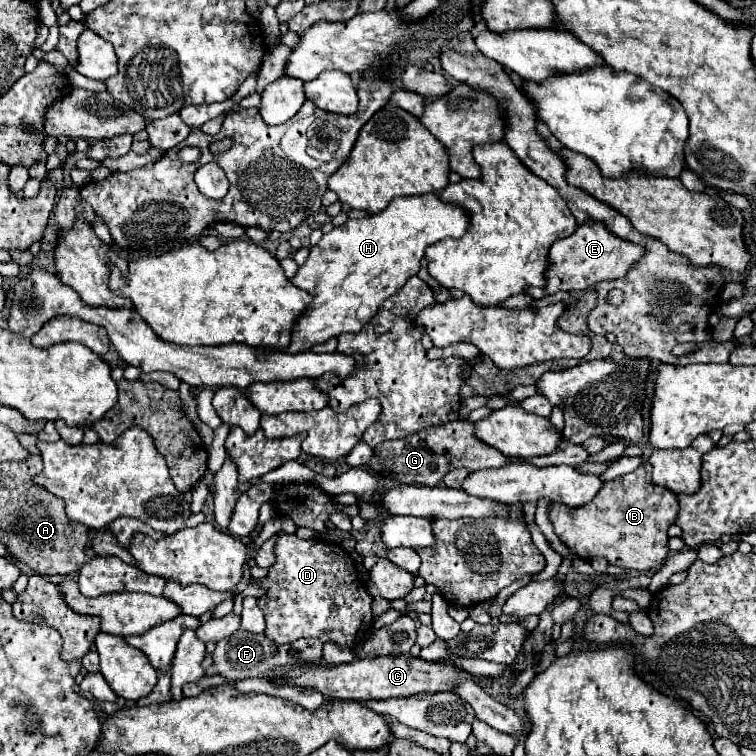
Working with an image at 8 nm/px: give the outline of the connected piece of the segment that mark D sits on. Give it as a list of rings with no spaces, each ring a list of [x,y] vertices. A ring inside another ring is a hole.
[[[280,534],[274,550],[276,564],[268,570],[268,576],[252,580],[252,584],[266,592],[266,596],[256,598],[266,616],[266,636],[276,644],[312,636],[322,642],[356,648],[360,638],[364,640],[368,634],[374,616],[370,610],[372,598],[358,580],[350,554],[336,542],[300,540],[296,534]]]

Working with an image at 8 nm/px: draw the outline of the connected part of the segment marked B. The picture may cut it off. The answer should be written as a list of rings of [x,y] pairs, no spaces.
[[[642,462],[634,472],[606,482],[600,494],[592,502],[588,502],[588,506],[578,506],[576,510],[568,510],[568,506],[556,506],[556,502],[552,502],[548,518],[554,526],[556,536],[582,560],[604,556],[610,564],[616,566],[624,566],[630,570],[650,570],[662,566],[664,560],[668,558],[668,528],[672,522],[676,522],[678,508],[680,508],[678,496],[672,494],[670,490],[656,486],[652,482],[650,462]]]

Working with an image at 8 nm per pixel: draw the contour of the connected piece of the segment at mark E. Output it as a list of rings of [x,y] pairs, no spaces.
[[[586,222],[576,228],[568,238],[560,238],[550,248],[552,266],[548,268],[548,290],[554,294],[558,290],[586,290],[602,280],[624,278],[628,268],[632,268],[640,258],[644,258],[644,248],[634,242],[624,242],[624,238],[616,238],[604,222]]]

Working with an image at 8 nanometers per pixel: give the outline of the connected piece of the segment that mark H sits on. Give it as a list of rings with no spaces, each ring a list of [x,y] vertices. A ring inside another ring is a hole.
[[[438,192],[420,194],[420,196],[400,196],[394,198],[386,210],[376,216],[366,216],[362,220],[348,220],[342,226],[334,228],[332,232],[324,234],[322,240],[310,250],[306,264],[300,266],[294,278],[290,278],[296,286],[306,292],[312,292],[314,300],[310,308],[300,316],[292,330],[292,342],[288,352],[304,352],[310,350],[314,344],[322,344],[332,336],[340,336],[344,332],[360,332],[368,320],[372,320],[380,304],[388,300],[396,290],[404,286],[404,282],[420,270],[420,260],[424,258],[426,246],[442,240],[442,238],[462,238],[470,226],[468,212],[462,206],[452,202],[442,202]]]

